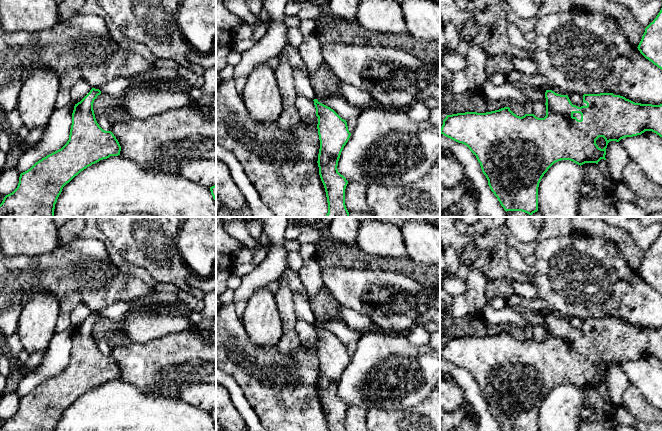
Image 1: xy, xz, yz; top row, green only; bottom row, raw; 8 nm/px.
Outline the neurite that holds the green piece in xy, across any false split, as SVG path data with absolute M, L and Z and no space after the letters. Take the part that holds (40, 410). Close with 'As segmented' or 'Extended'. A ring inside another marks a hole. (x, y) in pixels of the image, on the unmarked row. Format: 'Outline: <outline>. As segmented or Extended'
Outline: M92 312L80 326L75 328L67 367L21 397L17 412L4 421L0 431L55 431L63 411L81 395L100 384L120 379L121 370L114 358L103 354L95 342L93 327L100 318L99 313Z. As segmented

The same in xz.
Outline: M317 323L313 325L318 341L317 353L320 364L317 387L328 431L346 431L345 413L348 405L338 396L337 390L351 357L346 344L342 343L333 333Z. As segmented

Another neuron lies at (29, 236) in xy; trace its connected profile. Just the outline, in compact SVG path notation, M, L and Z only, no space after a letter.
M0 217L0 249L4 255L35 256L59 244L53 217Z

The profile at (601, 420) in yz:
M585 387L581 392L587 399L593 416L580 424L579 431L616 431L615 423L612 421L612 411L605 405L598 389Z

